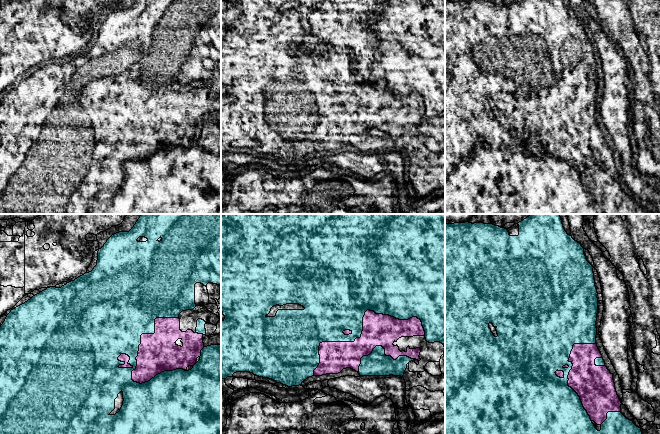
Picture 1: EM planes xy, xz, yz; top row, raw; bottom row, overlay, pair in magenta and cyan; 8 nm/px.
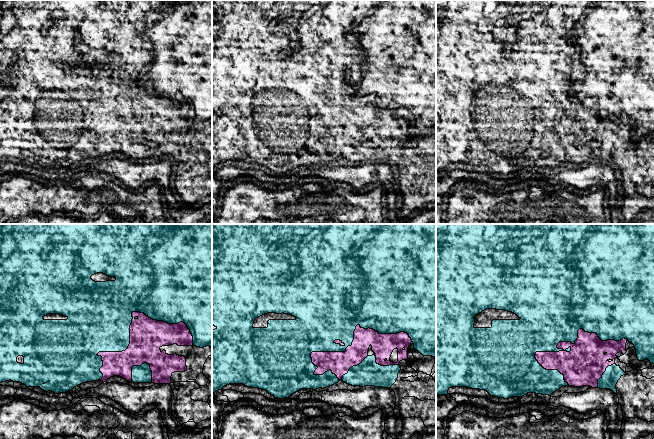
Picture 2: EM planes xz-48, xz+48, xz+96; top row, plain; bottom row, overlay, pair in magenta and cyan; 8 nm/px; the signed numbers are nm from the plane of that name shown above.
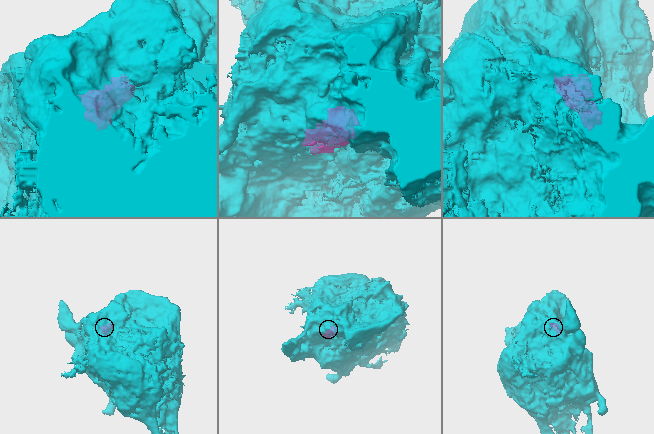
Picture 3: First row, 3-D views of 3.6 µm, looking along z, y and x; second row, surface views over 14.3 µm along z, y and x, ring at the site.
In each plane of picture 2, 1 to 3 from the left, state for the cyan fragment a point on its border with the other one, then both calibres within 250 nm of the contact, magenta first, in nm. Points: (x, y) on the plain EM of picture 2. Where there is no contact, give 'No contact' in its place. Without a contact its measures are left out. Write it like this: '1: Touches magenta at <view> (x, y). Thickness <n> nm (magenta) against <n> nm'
1: Touches magenta at xz-48 (130, 105). Thickness 280 nm (magenta) against 480 nm
2: Touches magenta at xz+48 (354, 114). Thickness 180 nm (magenta) against 400 nm
3: Touches magenta at xz+96 (578, 113). Thickness 320 nm (magenta) against 420 nm

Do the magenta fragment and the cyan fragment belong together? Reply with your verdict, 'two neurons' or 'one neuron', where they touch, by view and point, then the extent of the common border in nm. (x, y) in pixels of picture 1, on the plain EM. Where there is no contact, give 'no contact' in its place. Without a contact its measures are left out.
one neuron | xy (142, 110) | 650 nm

